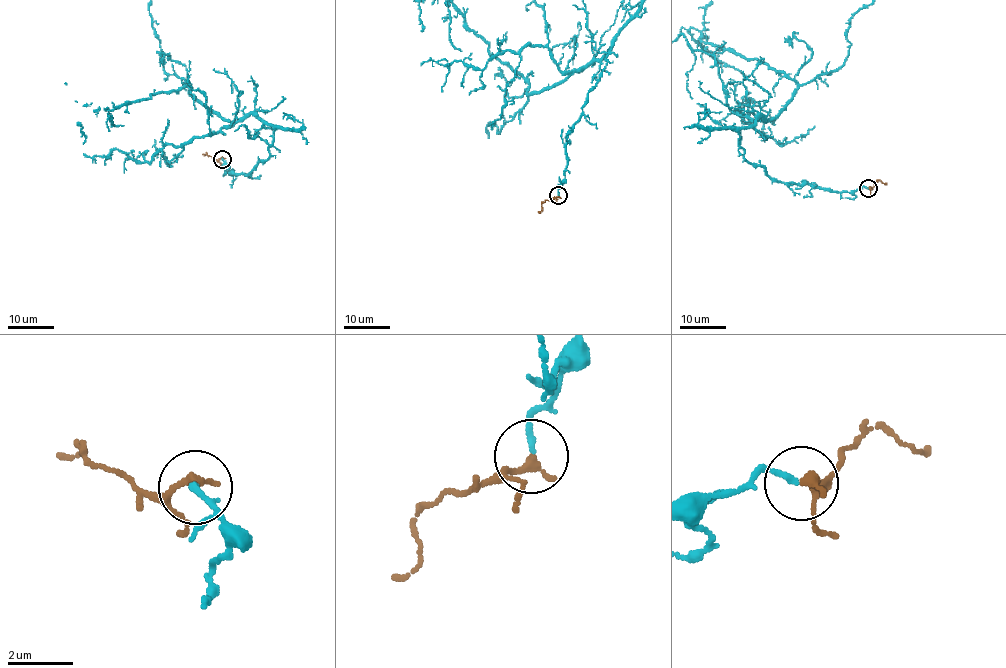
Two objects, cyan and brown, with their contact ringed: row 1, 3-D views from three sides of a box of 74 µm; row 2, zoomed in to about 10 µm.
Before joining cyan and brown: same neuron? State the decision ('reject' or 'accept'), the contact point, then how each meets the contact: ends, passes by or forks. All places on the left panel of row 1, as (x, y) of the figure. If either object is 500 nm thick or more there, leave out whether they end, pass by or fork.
accept | (222, 159) | cyan ends | brown ends

